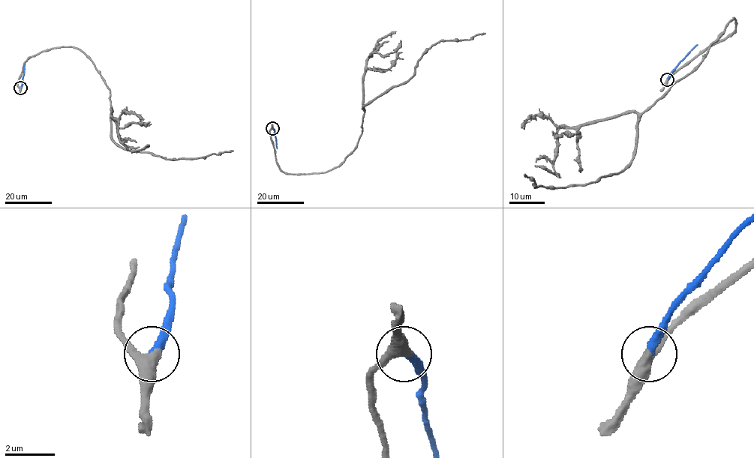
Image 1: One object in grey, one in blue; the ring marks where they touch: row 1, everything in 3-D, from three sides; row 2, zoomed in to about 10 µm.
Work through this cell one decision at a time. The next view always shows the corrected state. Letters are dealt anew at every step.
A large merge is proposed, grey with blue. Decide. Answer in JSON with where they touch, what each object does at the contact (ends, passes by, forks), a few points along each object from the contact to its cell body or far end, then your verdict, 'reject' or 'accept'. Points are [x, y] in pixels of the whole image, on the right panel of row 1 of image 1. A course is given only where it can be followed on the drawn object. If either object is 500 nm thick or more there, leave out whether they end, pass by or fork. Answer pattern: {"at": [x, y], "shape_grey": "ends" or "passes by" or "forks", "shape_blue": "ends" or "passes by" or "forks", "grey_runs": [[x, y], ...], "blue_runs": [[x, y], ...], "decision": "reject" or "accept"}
{"at": [667, 79], "shape_grey": "passes by", "shape_blue": "ends", "grey_runs": [[668, 79], [732, 32], [735, 20], [642, 114], [634, 158], [618, 173], [557, 187], [524, 175]], "blue_runs": [[668, 79], [670, 72], [697, 45]], "decision": "accept"}

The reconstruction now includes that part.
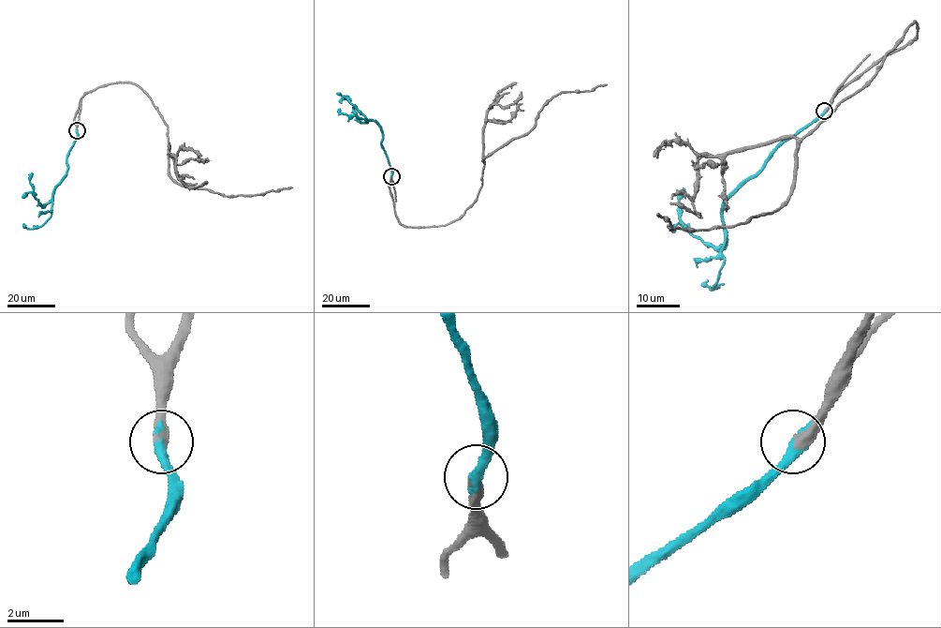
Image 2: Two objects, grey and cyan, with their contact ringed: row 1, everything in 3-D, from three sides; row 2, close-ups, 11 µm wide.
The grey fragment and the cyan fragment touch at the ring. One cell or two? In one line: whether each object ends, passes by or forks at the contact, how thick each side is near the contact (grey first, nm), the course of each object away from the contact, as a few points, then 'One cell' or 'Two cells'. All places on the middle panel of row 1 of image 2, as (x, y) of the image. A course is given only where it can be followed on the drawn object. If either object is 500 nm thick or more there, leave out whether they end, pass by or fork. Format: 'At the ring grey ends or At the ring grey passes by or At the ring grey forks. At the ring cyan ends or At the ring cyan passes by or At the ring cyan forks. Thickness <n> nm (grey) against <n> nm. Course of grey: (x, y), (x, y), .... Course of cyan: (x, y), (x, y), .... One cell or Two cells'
At the ring grey ends. At the ring cyan ends. Thickness 400 nm (grey) against 440 nm. Course of grey: (391, 176), (403, 225), (446, 225), (475, 201), (483, 159), (525, 135), (555, 95), (607, 84). Course of cyan: (391, 176), (391, 169), (381, 144), (381, 127), (372, 120), (360, 122), (346, 98). One cell

